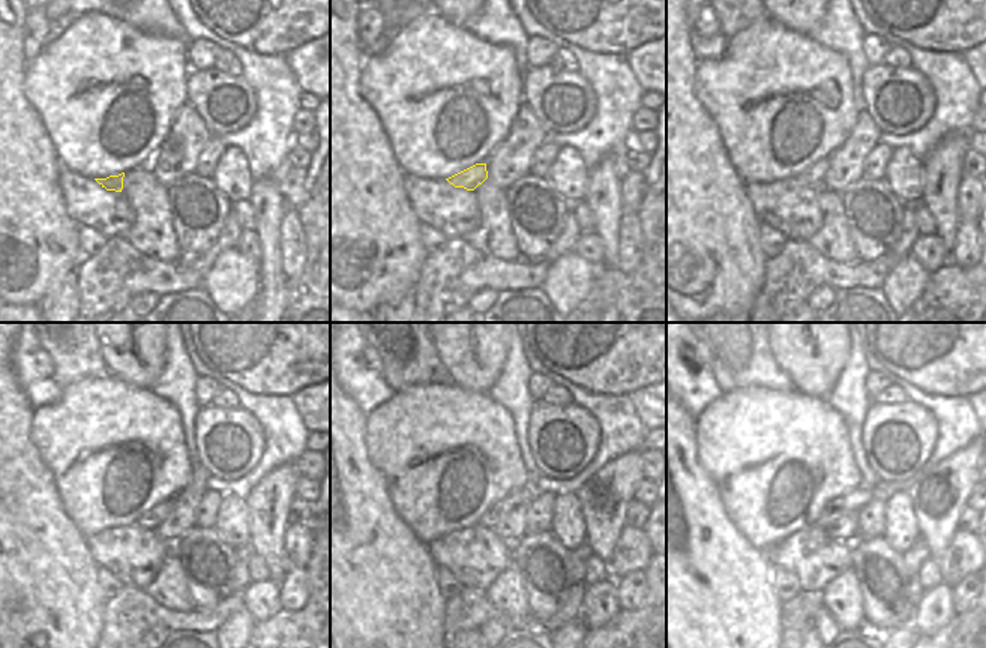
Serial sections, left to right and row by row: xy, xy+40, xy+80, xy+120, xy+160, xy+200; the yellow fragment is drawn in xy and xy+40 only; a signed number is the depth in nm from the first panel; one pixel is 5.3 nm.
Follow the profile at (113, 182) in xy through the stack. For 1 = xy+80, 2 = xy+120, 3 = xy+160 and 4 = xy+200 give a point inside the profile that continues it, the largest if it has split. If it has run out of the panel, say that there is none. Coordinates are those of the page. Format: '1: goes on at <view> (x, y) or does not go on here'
1: goes on at xy+80 (814, 176)
2: goes on at xy+120 (150, 519)
3: goes on at xy+160 (497, 510)
4: goes on at xy+200 (856, 500)

